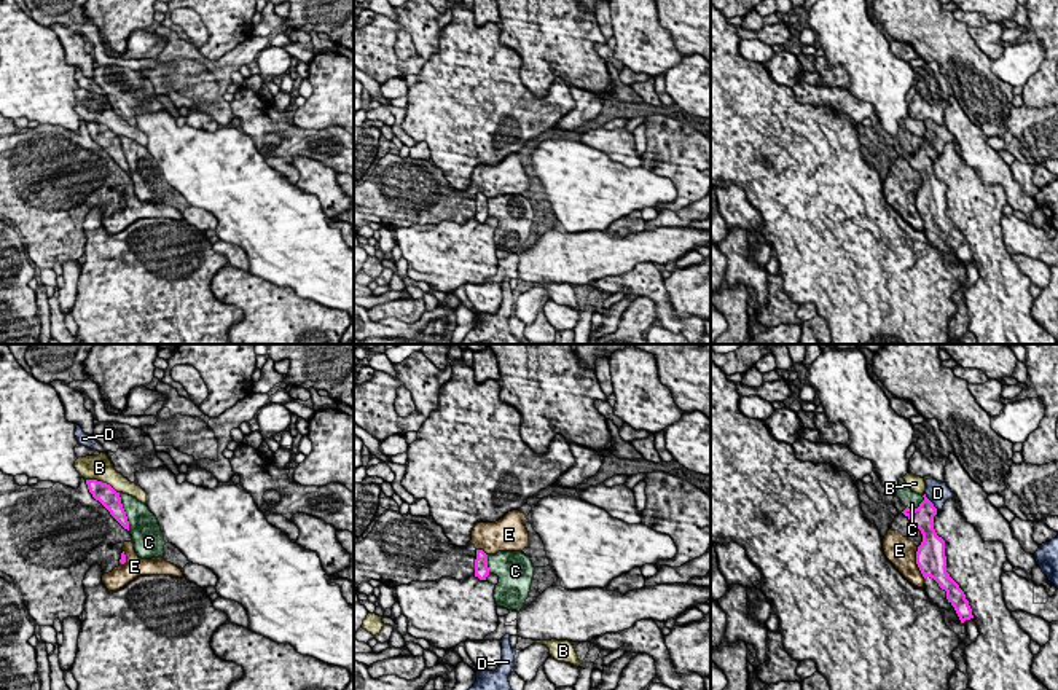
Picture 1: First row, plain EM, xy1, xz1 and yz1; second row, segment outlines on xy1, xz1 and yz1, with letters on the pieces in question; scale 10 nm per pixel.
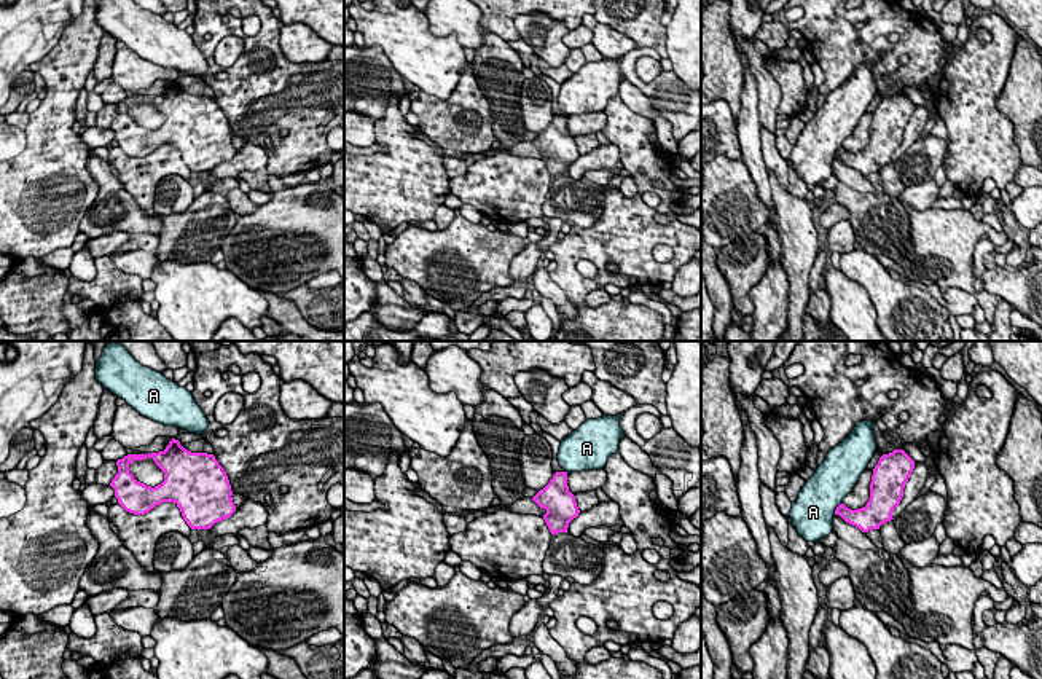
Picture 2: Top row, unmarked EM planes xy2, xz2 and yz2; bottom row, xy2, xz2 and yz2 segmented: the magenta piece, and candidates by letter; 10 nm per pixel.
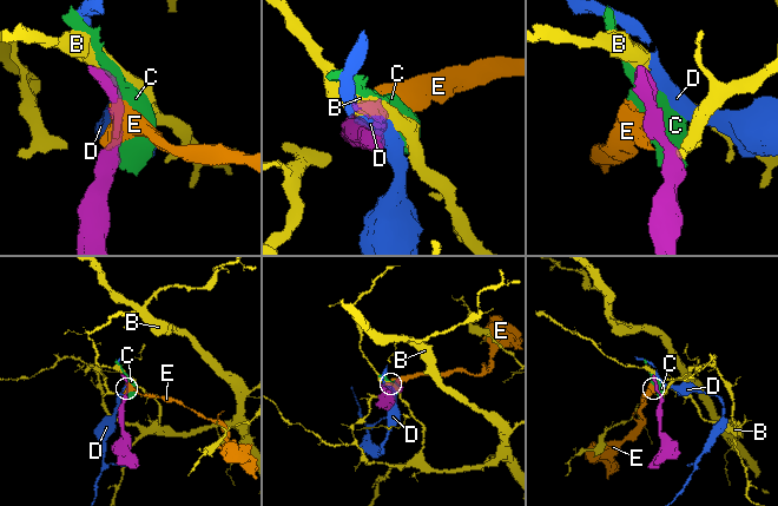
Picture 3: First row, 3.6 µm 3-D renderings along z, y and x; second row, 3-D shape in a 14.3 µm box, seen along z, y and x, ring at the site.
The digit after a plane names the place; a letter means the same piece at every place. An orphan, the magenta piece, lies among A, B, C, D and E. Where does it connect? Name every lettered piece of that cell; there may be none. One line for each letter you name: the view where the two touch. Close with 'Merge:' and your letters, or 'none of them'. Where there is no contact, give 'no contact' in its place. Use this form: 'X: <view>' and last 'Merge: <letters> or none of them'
Merge: none of them

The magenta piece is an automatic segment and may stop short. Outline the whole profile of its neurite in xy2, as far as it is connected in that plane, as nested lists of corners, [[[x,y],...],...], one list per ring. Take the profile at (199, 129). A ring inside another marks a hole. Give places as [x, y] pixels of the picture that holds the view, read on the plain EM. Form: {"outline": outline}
{"outline": [[[172,81],[164,94],[148,97],[127,97],[116,104],[118,116],[110,129],[115,132],[118,147],[129,156],[145,158],[163,145],[174,145],[183,163],[191,172],[210,172],[215,166],[229,161],[236,155],[233,134],[226,115],[213,97],[191,96],[178,83]],[[151,100],[164,115],[164,124],[155,131],[147,129],[134,121],[129,108],[134,104]]]}

